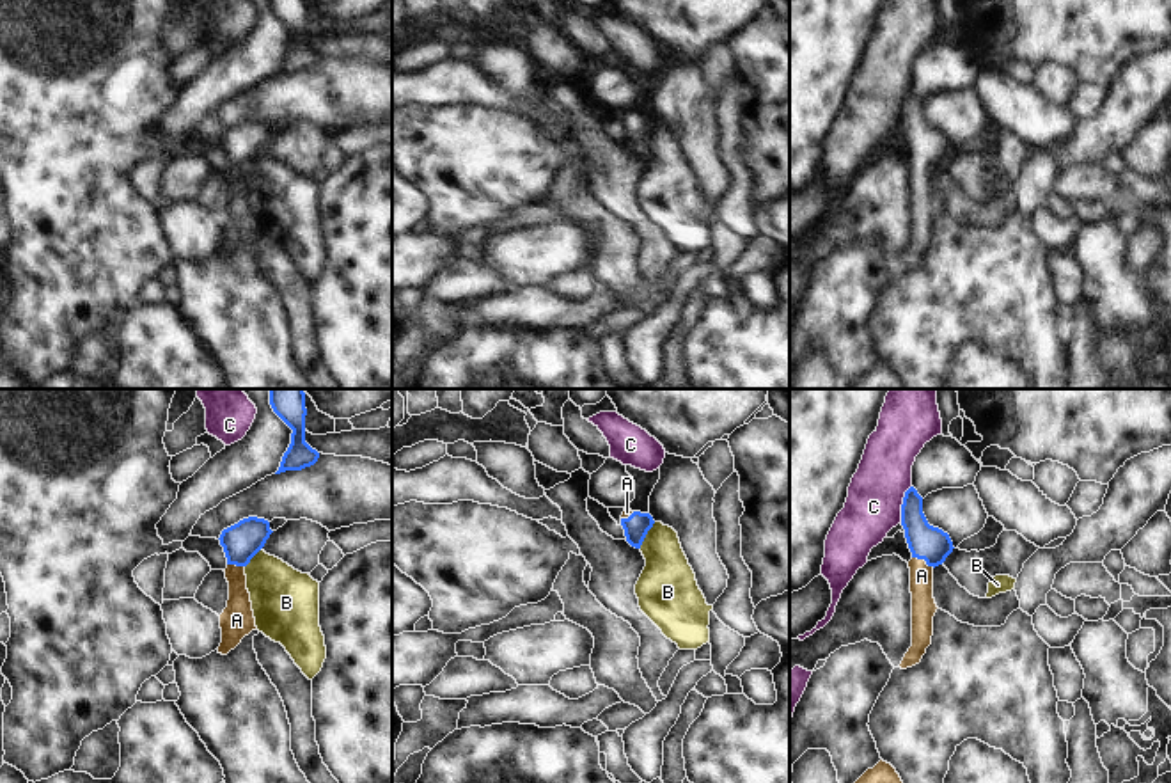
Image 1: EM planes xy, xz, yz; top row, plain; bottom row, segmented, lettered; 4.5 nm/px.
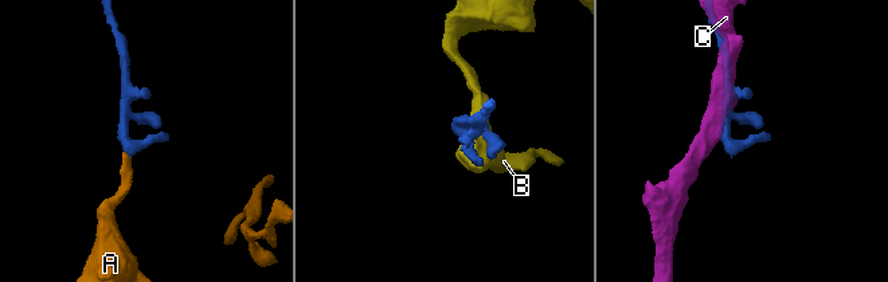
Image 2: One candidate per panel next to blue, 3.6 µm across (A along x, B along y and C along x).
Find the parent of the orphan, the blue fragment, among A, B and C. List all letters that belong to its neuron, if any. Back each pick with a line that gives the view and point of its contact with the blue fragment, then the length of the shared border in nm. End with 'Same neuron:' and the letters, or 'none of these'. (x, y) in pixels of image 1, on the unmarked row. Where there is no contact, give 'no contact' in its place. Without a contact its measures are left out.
A: contact yz (923, 160); length 120 nm
Same neuron: A

